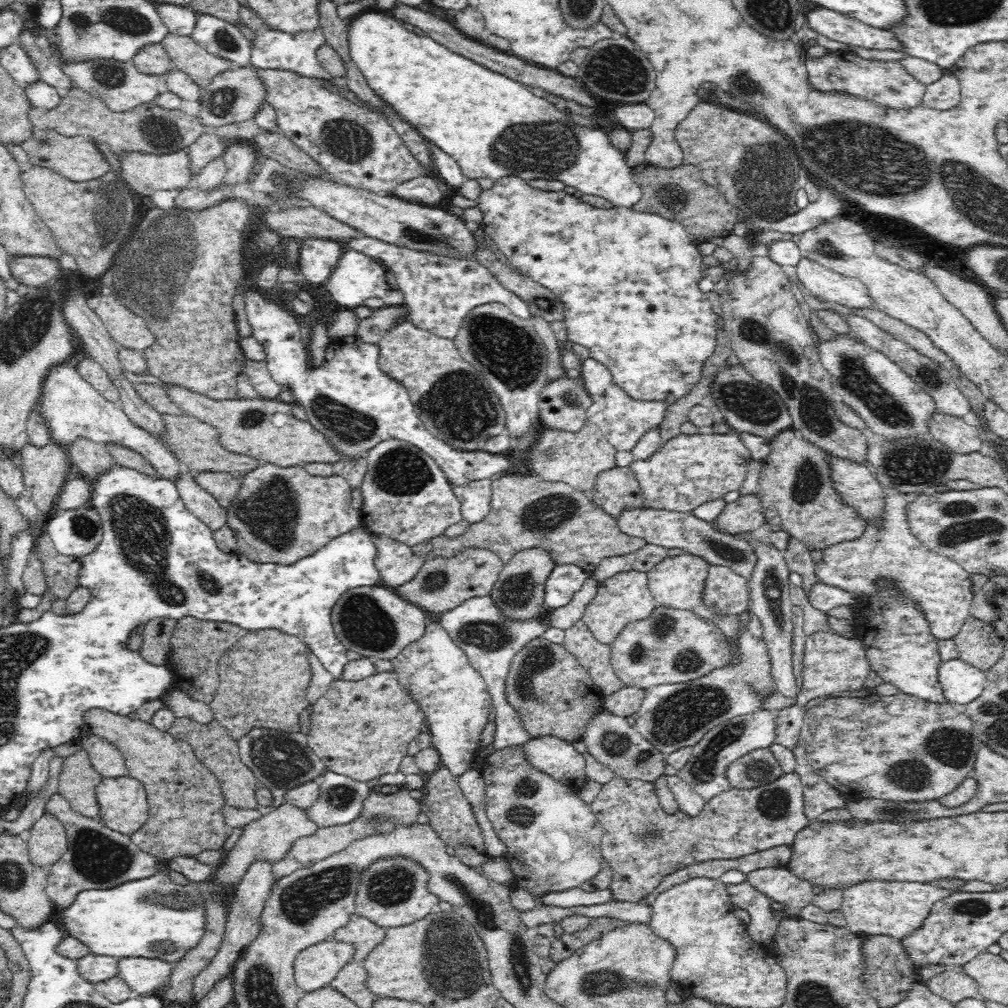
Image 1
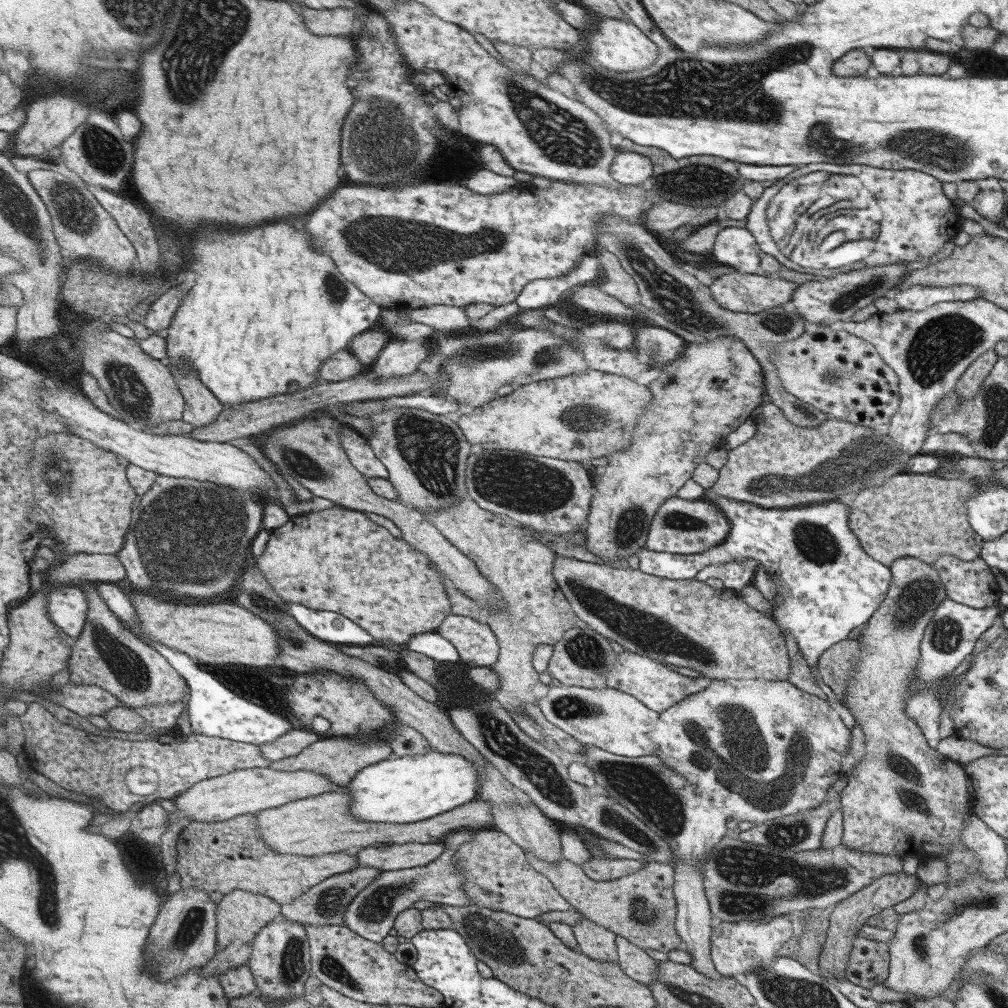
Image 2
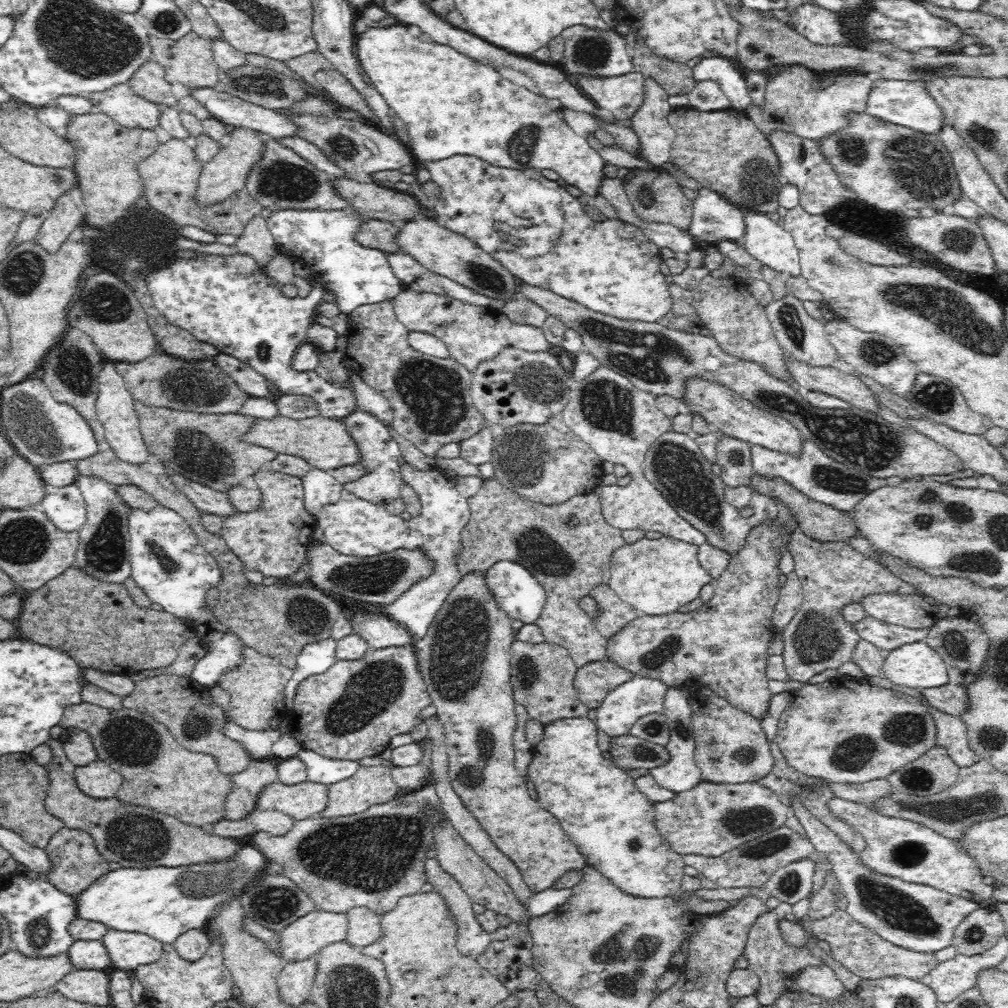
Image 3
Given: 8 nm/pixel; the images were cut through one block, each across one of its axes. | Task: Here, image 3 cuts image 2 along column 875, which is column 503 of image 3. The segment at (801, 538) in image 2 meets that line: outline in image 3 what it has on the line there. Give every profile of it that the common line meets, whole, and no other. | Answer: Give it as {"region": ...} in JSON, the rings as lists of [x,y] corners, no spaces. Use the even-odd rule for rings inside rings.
{"region":[[[498,562],[486,574],[488,586],[502,610],[512,620],[536,624],[544,612],[548,594],[530,570],[524,570],[518,562]]]}

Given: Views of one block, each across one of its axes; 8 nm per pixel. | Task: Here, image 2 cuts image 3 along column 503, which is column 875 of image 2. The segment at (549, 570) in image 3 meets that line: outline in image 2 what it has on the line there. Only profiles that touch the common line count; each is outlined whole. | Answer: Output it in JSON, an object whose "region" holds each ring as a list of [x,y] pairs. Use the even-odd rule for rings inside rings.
{"region":[[[895,474],[891,478],[885,478],[883,484],[865,486],[861,490],[853,490],[849,494],[843,494],[843,498],[837,498],[839,502],[847,502],[851,506],[851,530],[857,538],[861,550],[875,560],[877,564],[891,566],[891,562],[899,562],[899,558],[915,558],[923,564],[933,564],[941,556],[953,556],[961,562],[973,562],[979,560],[979,550],[983,546],[983,538],[975,534],[967,520],[965,500],[973,492],[971,480],[943,480],[933,478],[925,474]]]}

